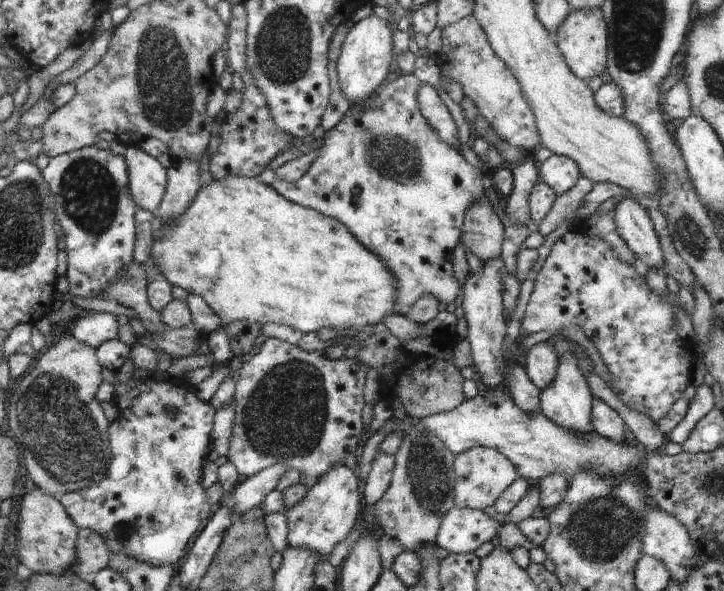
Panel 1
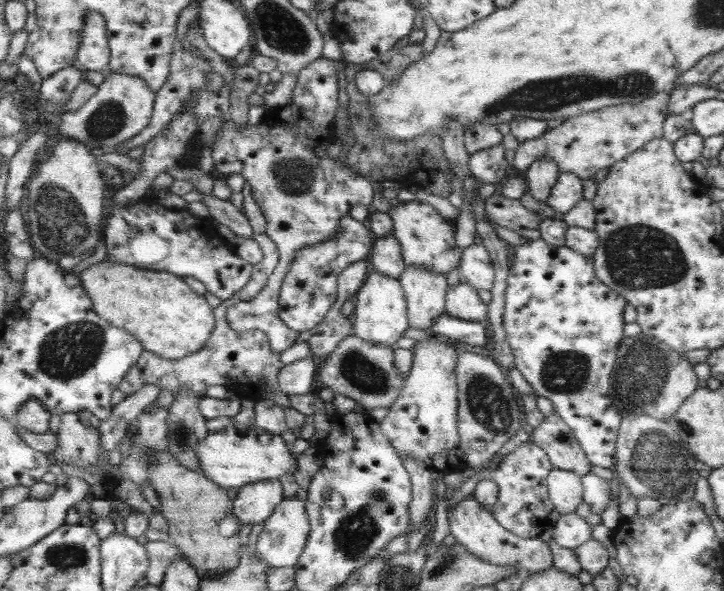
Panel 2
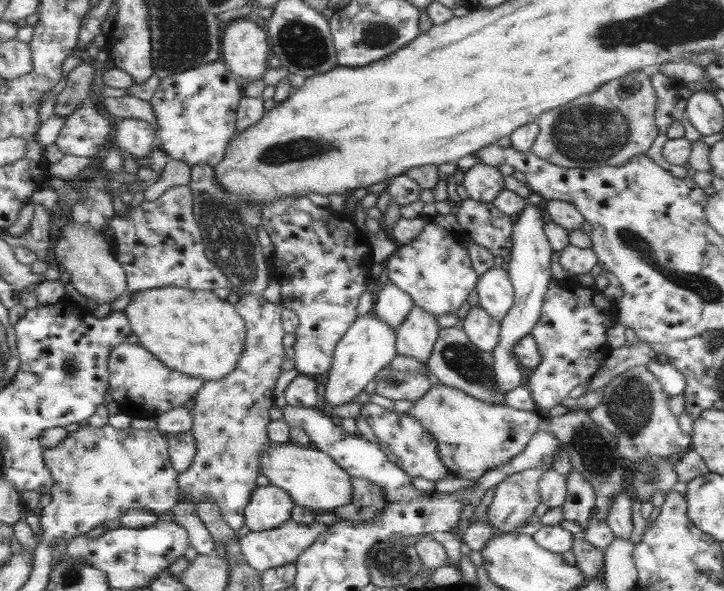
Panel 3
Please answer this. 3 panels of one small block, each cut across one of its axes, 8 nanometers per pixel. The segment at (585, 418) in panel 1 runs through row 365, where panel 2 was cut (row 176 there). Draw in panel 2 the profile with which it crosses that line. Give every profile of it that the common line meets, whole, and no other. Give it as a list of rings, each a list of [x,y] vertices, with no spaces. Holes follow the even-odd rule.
[[[559,173],[546,201],[553,212],[565,213],[582,200],[581,180],[570,173]]]

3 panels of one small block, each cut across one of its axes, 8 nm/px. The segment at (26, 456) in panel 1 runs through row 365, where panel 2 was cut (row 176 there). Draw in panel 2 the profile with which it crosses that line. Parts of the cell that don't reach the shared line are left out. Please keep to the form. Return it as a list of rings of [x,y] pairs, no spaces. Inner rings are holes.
[[[74,139],[57,142],[52,156],[37,166],[36,176],[29,179],[20,208],[38,256],[57,264],[62,256],[81,256],[104,244],[105,180],[101,167],[91,154],[91,146]]]

